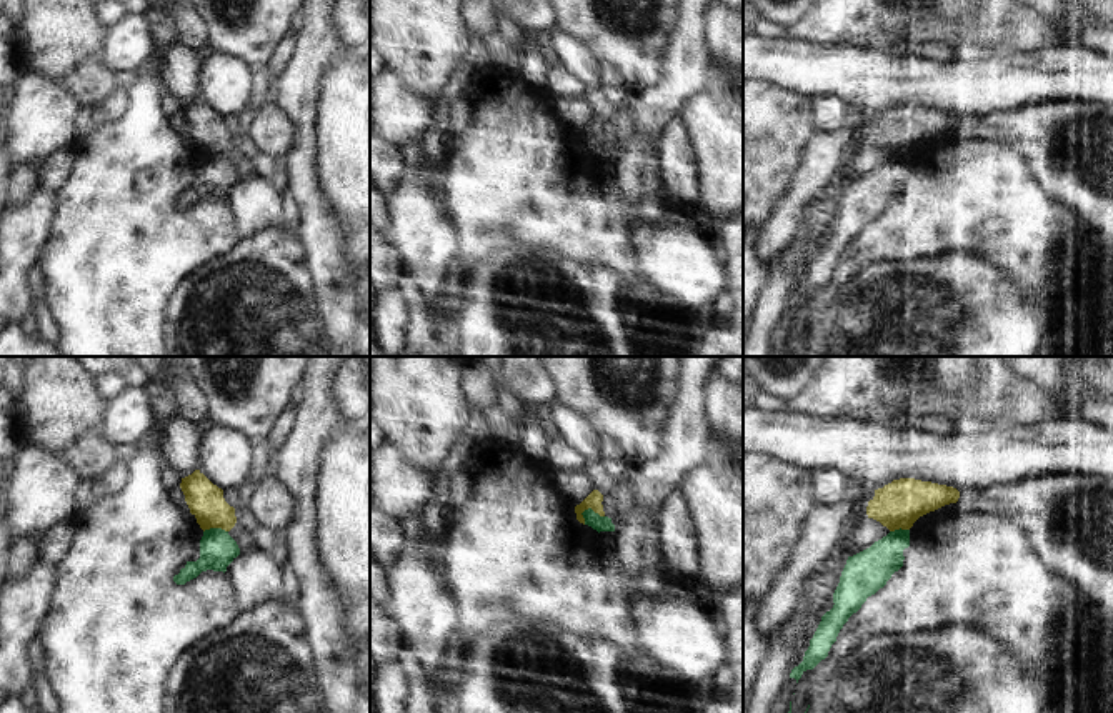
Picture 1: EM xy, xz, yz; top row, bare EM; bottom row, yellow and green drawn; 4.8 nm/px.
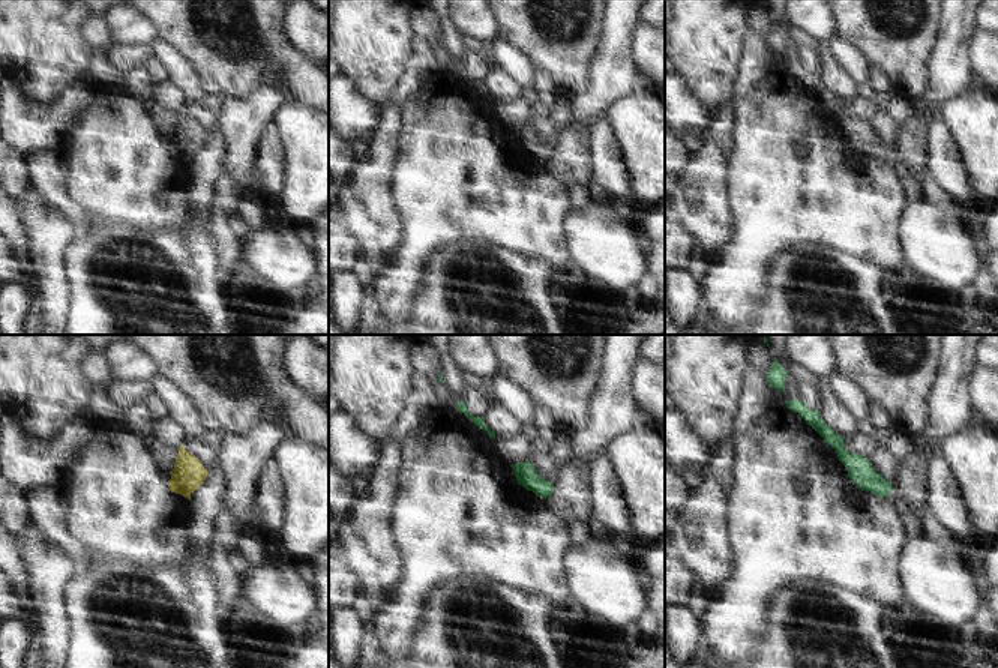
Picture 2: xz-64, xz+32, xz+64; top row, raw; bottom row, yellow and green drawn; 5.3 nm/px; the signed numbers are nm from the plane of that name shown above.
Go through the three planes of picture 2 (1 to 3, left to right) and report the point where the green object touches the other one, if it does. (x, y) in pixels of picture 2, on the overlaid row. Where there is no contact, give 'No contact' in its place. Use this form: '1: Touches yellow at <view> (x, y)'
1: No contact
2: No contact
3: No contact

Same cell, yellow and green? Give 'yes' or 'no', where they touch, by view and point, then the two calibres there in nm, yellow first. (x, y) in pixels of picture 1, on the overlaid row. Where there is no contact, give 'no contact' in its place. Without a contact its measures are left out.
no; meets yellow in xz at (592, 508); 80 nm thick on the yellow side, 80 nm on the other

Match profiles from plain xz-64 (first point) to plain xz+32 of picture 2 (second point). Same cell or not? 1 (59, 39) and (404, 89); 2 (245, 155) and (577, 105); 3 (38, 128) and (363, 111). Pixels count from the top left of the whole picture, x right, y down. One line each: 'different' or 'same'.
1: different
2: same
3: same

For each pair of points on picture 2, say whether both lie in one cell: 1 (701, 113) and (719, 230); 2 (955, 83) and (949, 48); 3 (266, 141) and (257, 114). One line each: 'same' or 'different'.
1: different
2: same
3: different

